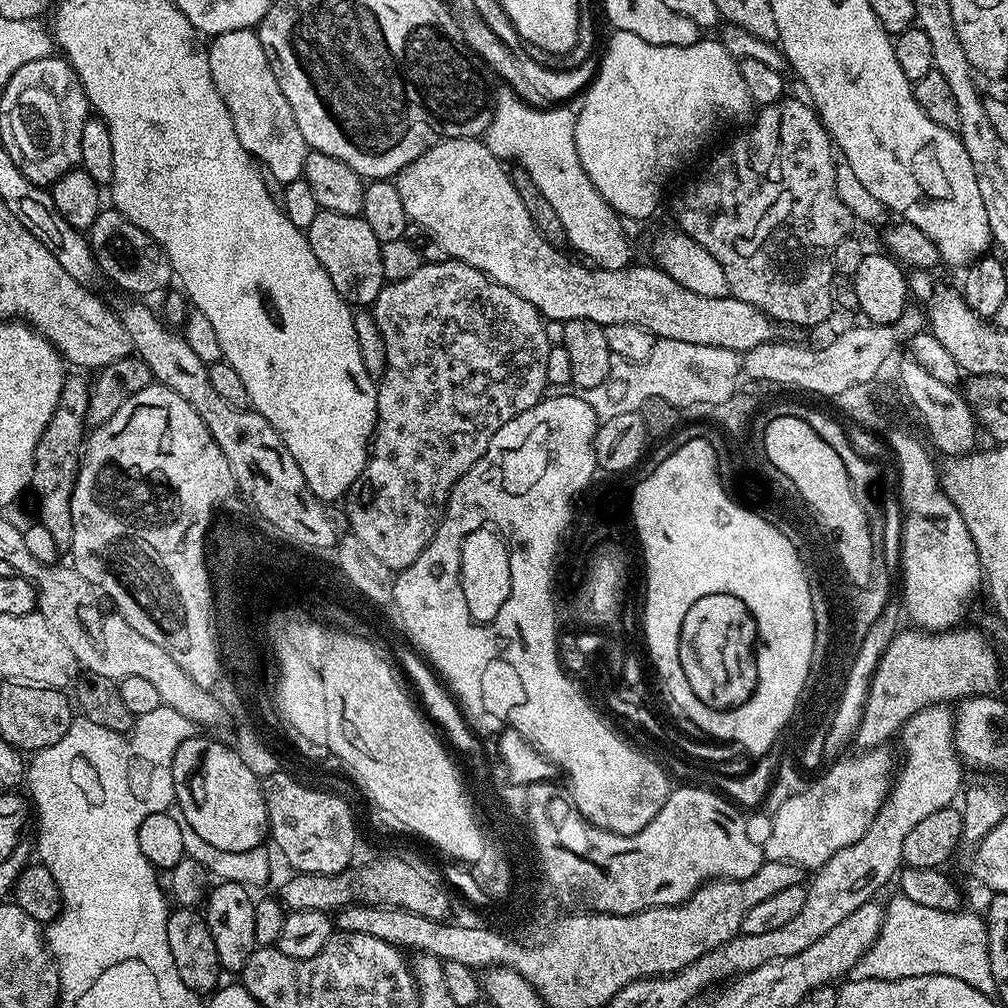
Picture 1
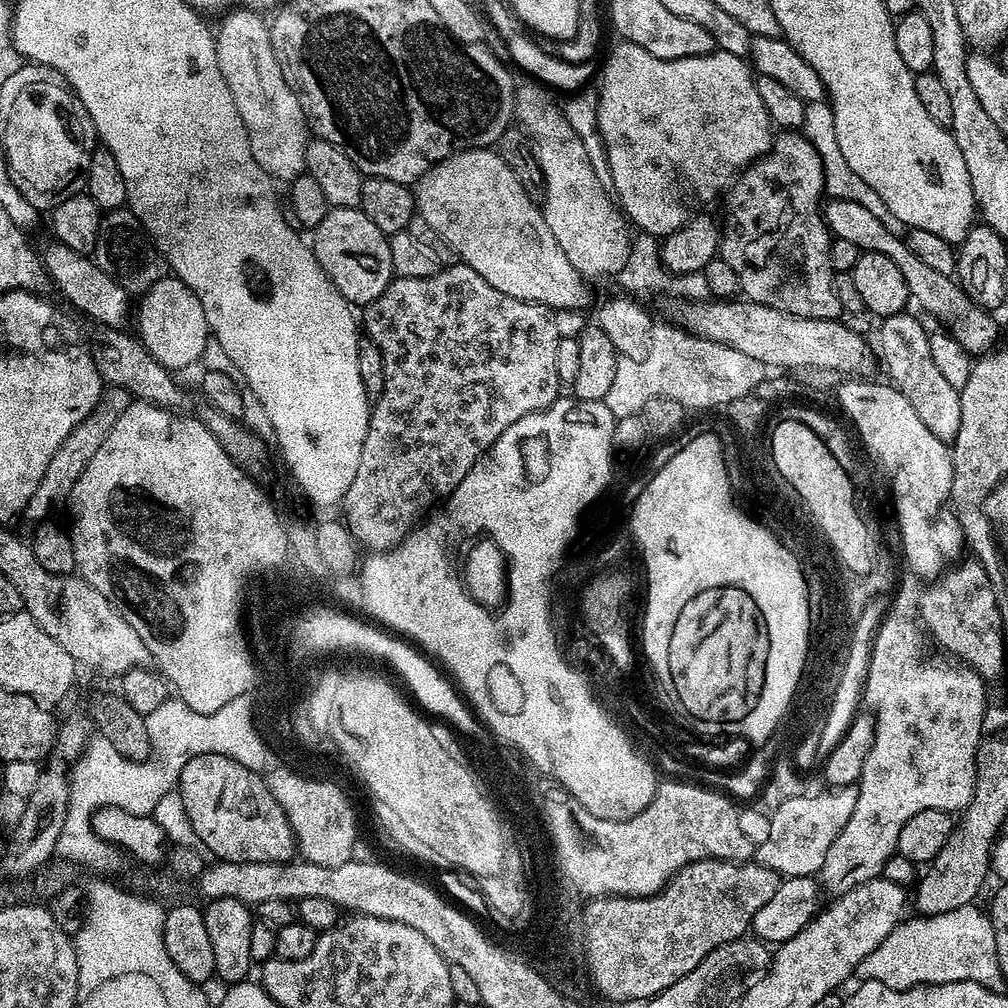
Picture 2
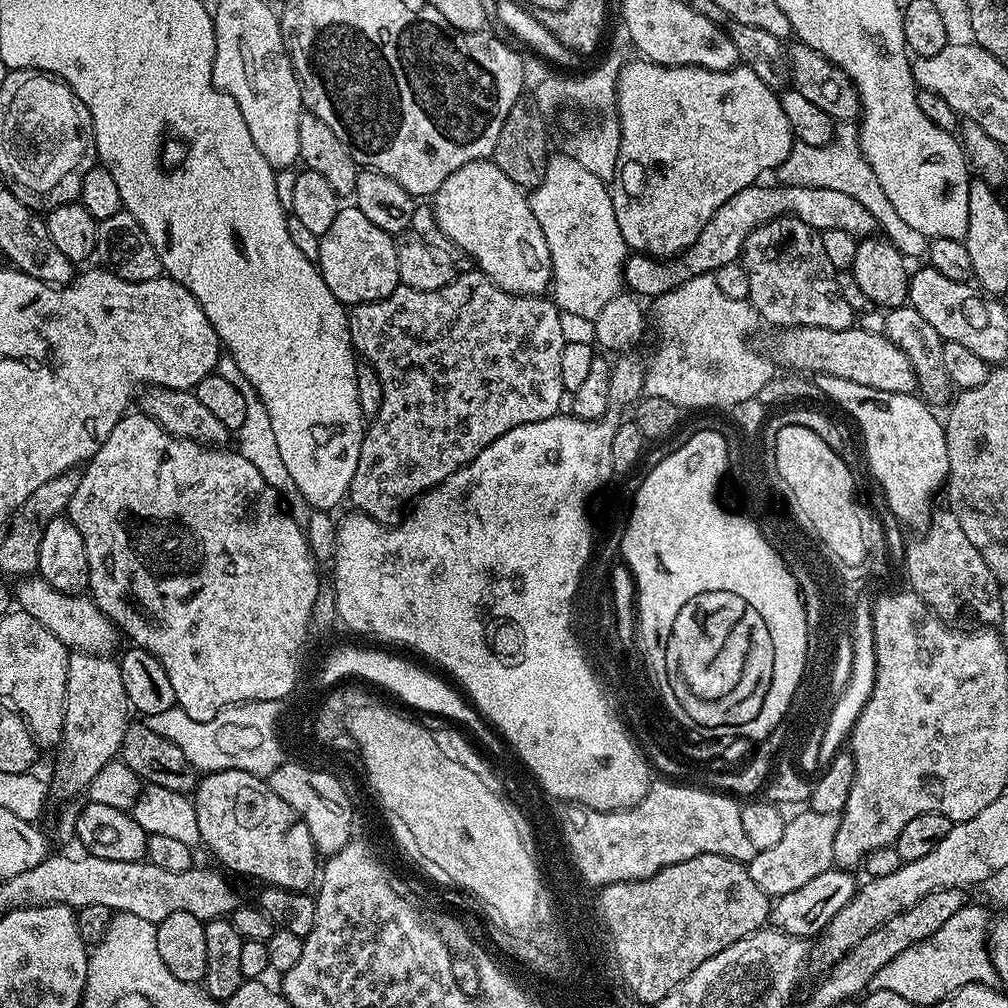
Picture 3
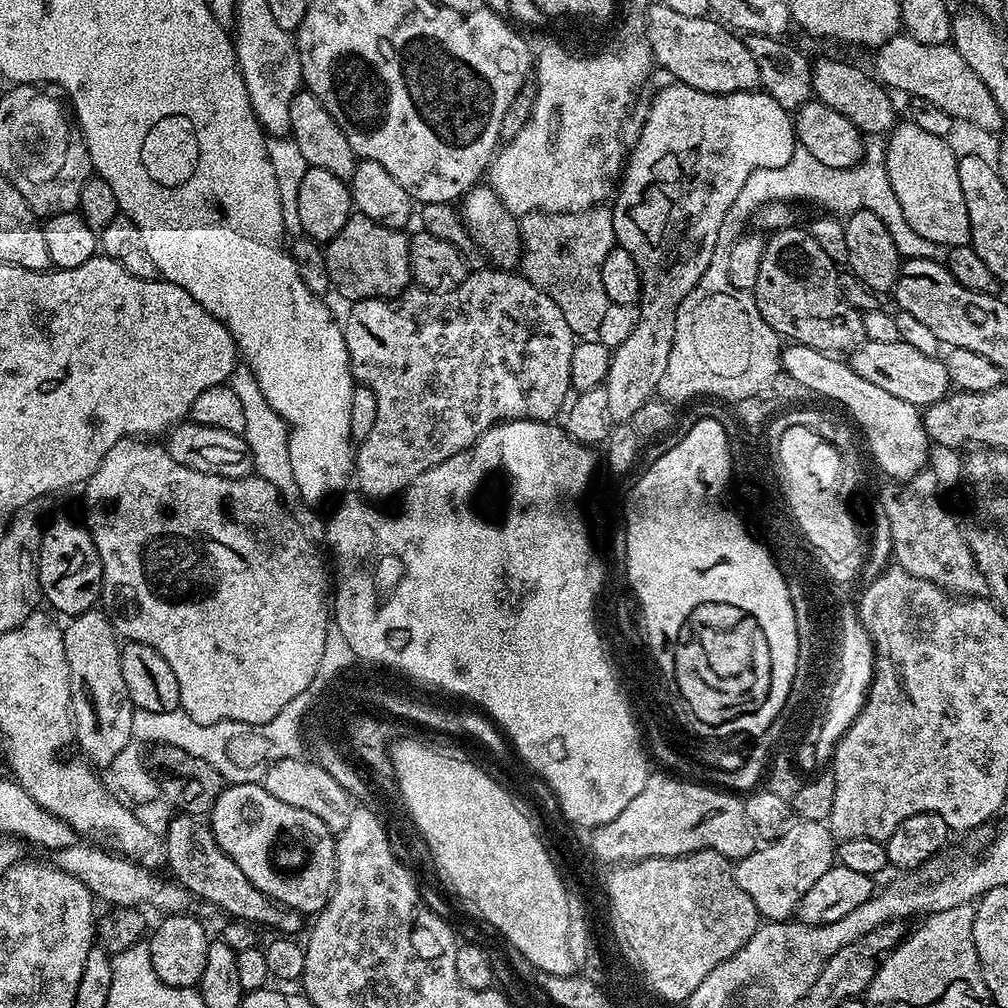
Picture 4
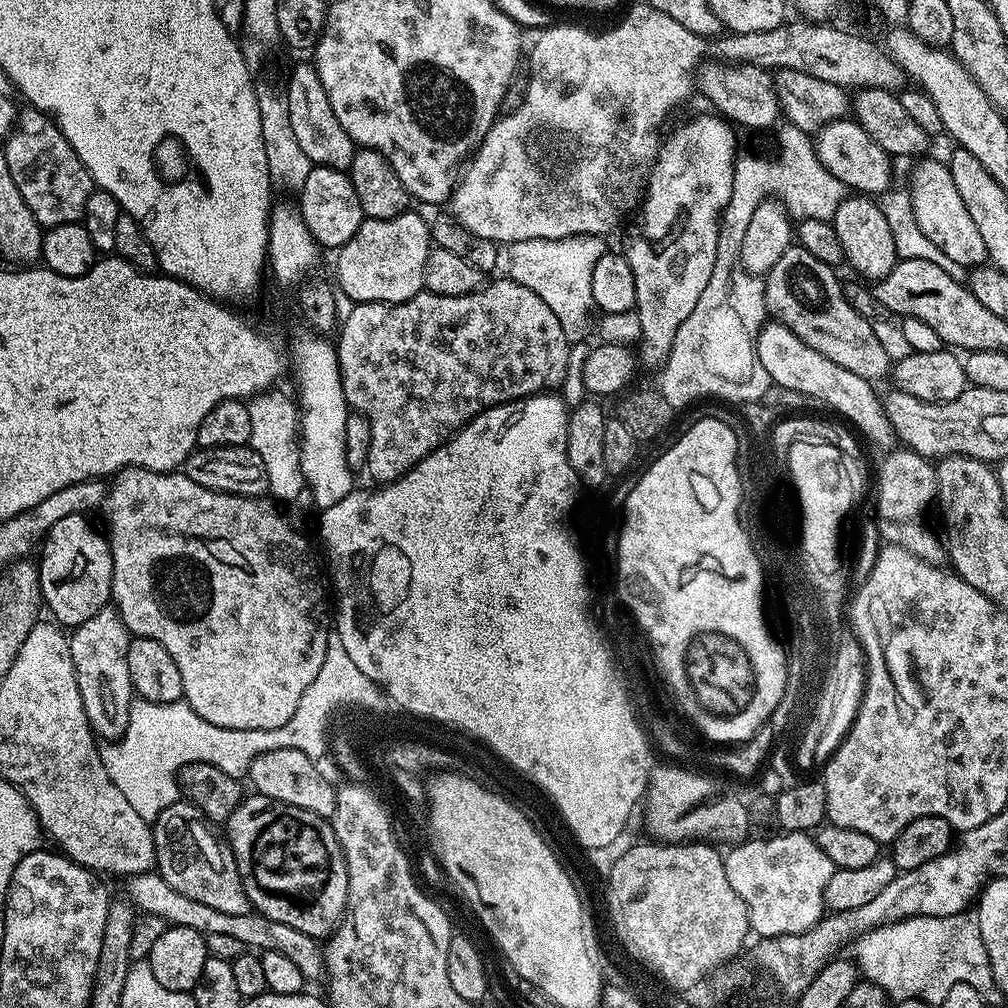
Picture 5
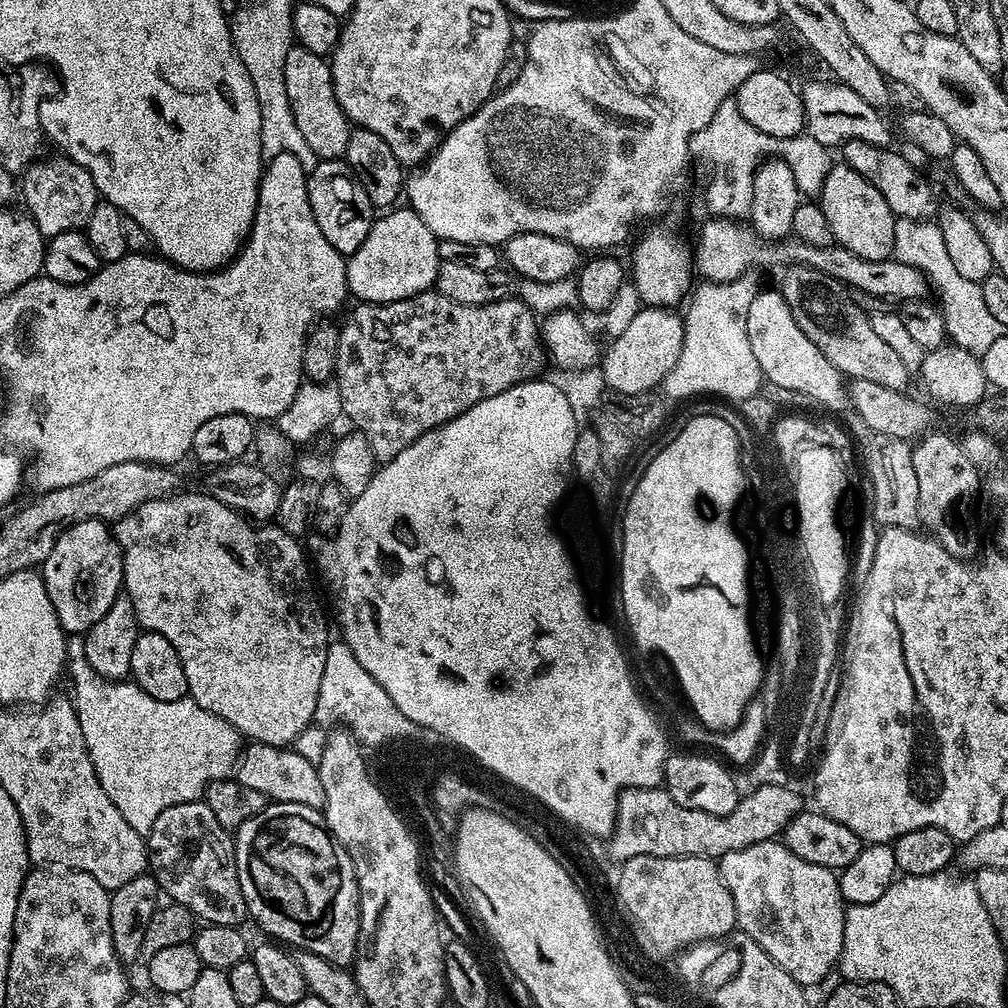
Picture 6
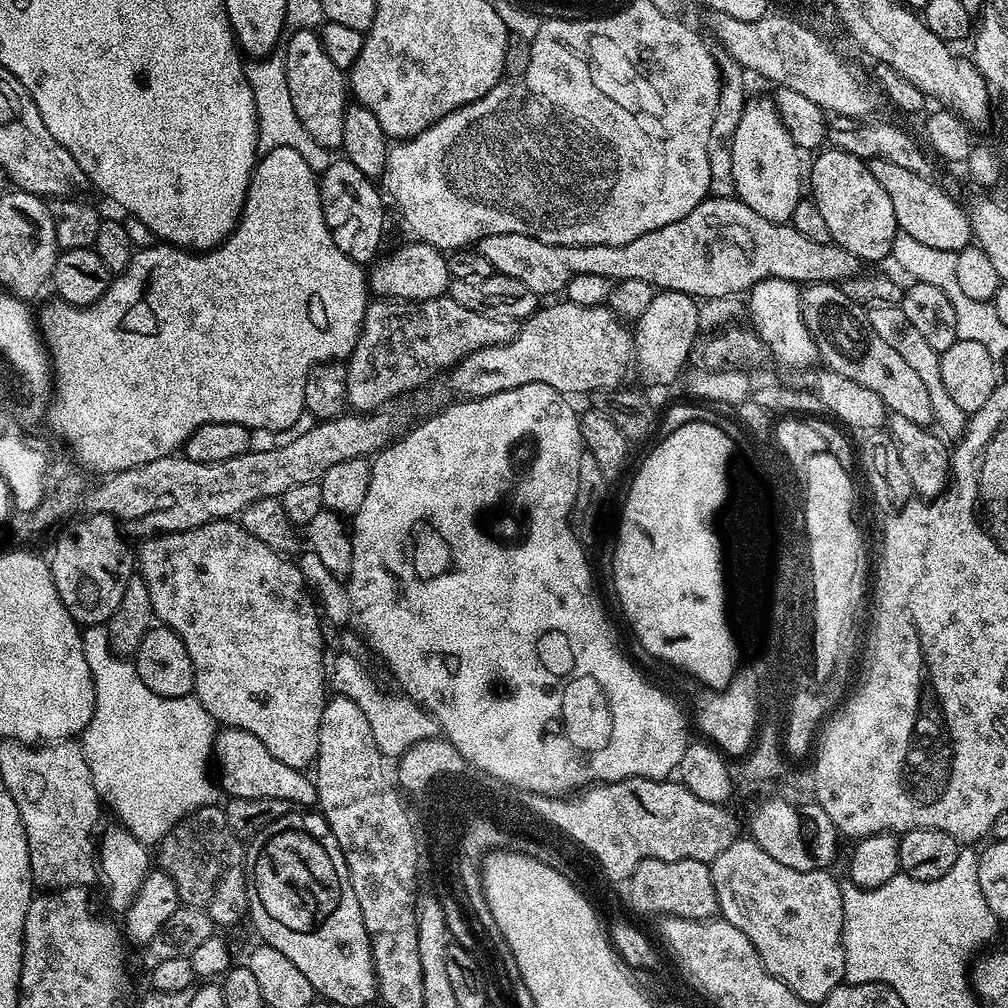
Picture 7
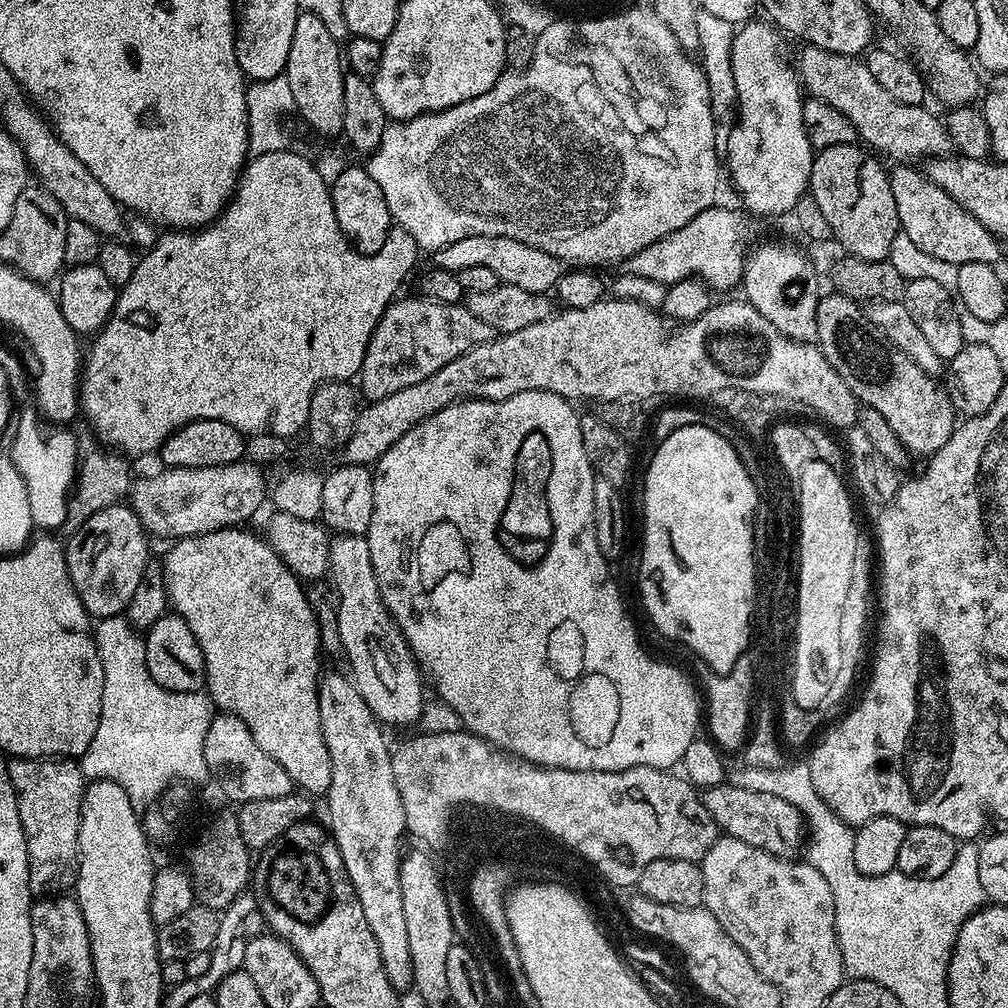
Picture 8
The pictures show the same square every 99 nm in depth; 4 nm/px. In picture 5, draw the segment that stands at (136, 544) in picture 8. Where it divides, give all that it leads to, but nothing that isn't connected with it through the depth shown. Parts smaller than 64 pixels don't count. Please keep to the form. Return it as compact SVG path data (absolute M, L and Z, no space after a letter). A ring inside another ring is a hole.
M66 514L66 518L58 518L44 537L39 553L43 603L47 611L48 608L52 611L51 619L68 630L86 622L86 618L94 618L98 610L109 607L112 598L112 551L107 539L92 529L88 519L84 514Z

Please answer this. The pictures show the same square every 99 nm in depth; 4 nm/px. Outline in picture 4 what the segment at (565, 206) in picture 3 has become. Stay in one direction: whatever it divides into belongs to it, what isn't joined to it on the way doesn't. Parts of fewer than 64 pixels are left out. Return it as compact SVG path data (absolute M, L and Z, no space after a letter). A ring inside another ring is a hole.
M602 208L568 213L528 212L519 217L518 223L522 249L520 268L523 275L532 284L536 284L547 292L562 312L573 335L593 335L599 323L602 322L609 305L606 292L601 286L601 268L606 260L606 255L616 244L611 213Z

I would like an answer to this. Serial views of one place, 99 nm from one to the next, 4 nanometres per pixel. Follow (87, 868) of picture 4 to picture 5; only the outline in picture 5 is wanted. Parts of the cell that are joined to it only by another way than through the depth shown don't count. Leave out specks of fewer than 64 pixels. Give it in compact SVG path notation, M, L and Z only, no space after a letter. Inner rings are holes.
M153 870L143 872L137 876L127 877L128 892L127 899L131 900L133 905L141 913L149 912L162 918L165 925L175 926L181 924L190 930L203 932L205 937L210 934L231 934L233 938L238 938L245 949L259 950L261 953L277 952L286 954L298 970L302 970L305 981L312 982L325 975L324 971L324 953L321 945L313 938L302 934L302 930L294 930L294 926L286 926L283 922L274 922L274 918L266 918L255 910L246 914L222 914L222 910L214 910L211 906L205 906L202 902L194 902L194 898L186 898L184 894L178 894L166 878L162 878L160 873Z

